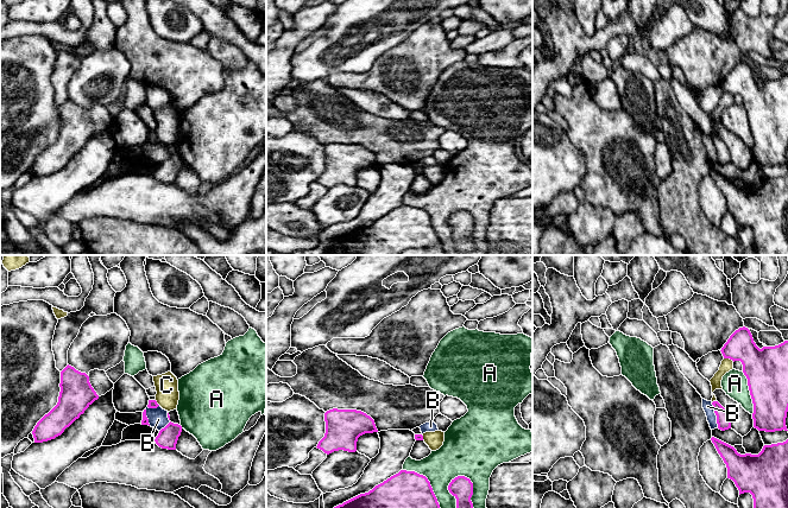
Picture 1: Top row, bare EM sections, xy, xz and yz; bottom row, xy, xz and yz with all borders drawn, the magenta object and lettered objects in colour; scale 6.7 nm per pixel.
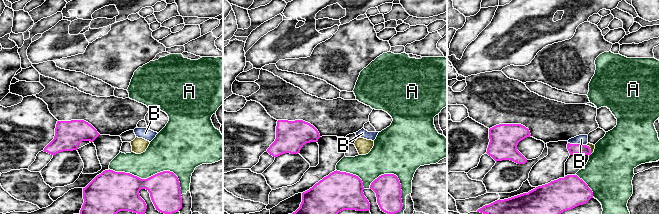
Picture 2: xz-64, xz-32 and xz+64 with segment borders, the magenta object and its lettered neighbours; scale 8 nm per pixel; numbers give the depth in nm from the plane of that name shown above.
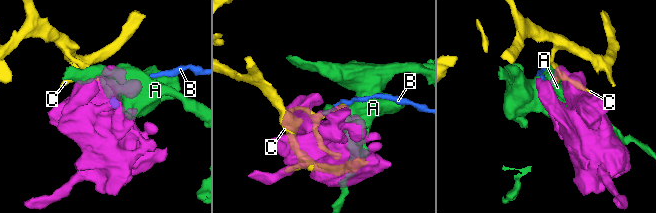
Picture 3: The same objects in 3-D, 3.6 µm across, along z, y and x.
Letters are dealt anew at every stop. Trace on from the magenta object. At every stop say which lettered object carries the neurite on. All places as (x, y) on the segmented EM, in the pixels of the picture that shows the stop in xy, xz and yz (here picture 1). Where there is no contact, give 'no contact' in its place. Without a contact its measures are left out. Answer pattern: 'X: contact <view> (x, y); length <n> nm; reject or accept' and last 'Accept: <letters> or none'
A: contact xz (472, 487); length 240 nm; reject
B: contact yz (716, 414); length 180 nm; reject
C: contact yz (729, 357); length 80 nm; reject
Accept: none

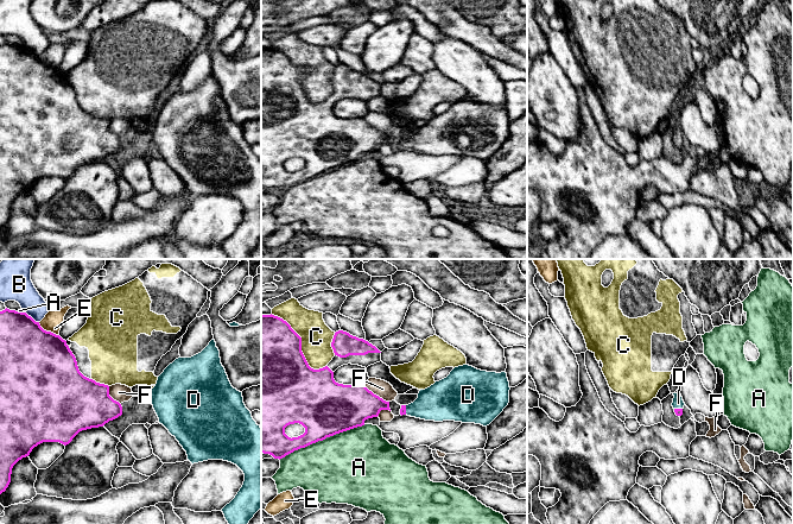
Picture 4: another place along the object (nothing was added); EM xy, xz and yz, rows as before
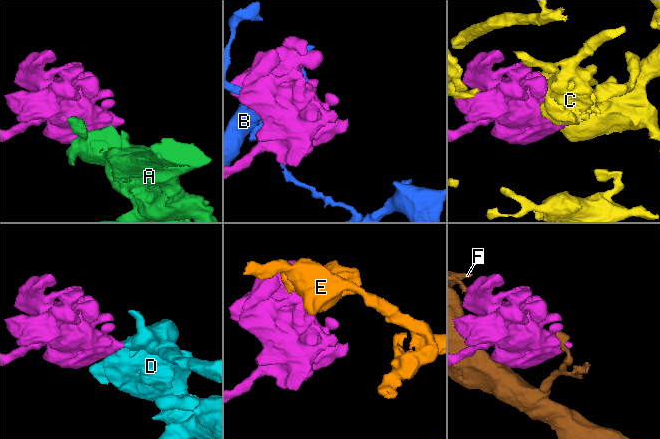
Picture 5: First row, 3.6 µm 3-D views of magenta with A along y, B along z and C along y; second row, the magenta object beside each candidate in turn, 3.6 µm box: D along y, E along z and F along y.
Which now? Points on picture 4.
A: contact xz (322, 440); length 650 nm; reject
B: contact xy (31, 317); length 120 nm; reject
C: contact xz (300, 345); length 500 nm; reject
D: contact xz (405, 410); length 60 nm; accept
E: contact xy (48, 332); length 170 nm; reject
F: contact xz (375, 395); length 220 nm; reject
Accept: D

